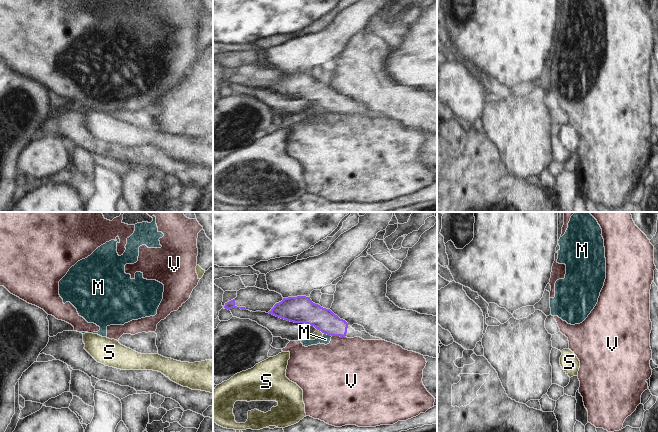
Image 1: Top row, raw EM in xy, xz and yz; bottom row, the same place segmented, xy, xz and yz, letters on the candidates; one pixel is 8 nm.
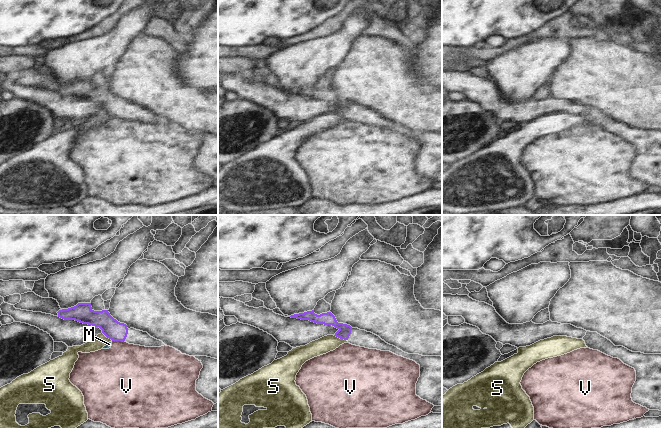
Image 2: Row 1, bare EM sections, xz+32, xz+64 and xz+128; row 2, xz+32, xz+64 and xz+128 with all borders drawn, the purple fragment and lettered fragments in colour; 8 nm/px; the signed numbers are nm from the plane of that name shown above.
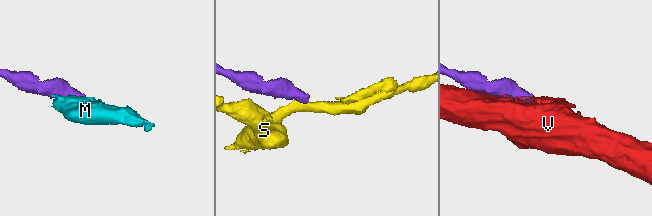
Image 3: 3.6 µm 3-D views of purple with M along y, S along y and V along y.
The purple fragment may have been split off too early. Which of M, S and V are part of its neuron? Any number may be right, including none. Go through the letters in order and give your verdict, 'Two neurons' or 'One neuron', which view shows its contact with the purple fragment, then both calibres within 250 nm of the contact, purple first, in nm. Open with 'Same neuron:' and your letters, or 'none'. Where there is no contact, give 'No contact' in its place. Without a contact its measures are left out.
Same neuron: none
M: Two neurons. Touches purple in xz. Thickness 190 nm (purple) against 80 nm
S: Two neurons. Touches purple in xz. Thickness 220 nm (purple) against 60 nm
V: Two neurons. Touches purple in xz. Thickness 190 nm (purple) against 440 nm.

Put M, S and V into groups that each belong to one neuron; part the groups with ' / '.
M V / S

